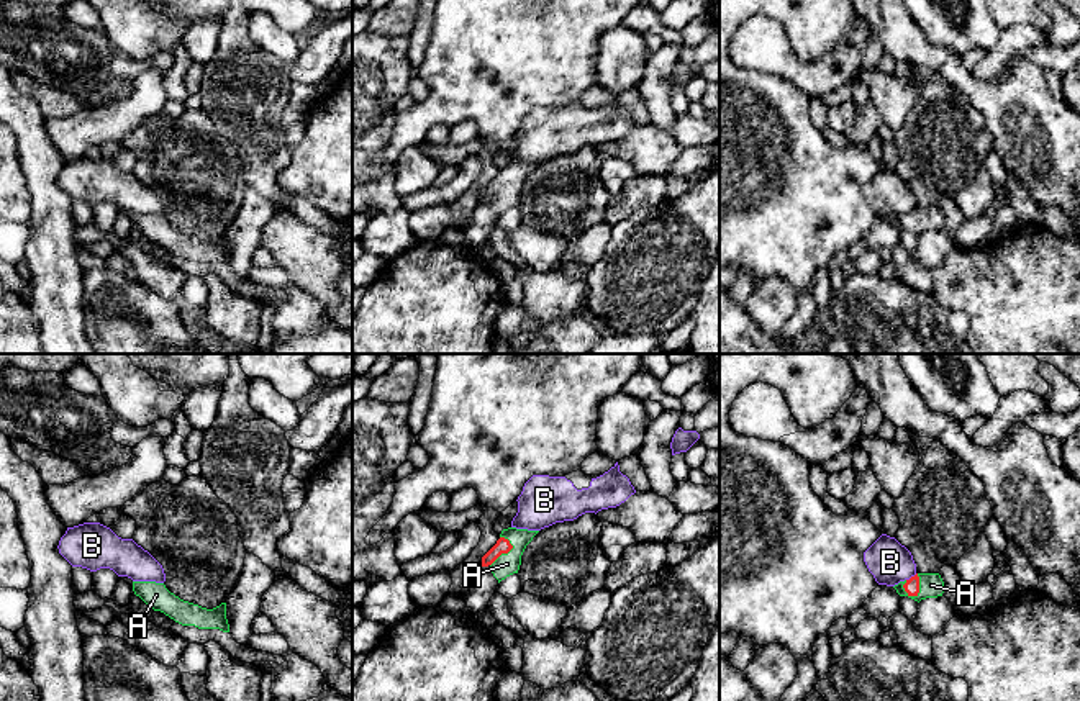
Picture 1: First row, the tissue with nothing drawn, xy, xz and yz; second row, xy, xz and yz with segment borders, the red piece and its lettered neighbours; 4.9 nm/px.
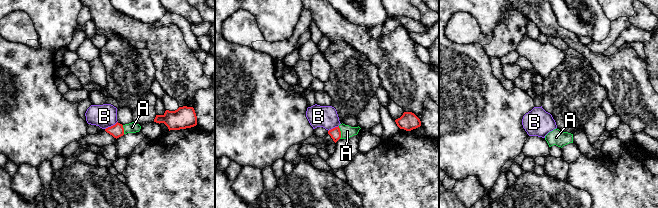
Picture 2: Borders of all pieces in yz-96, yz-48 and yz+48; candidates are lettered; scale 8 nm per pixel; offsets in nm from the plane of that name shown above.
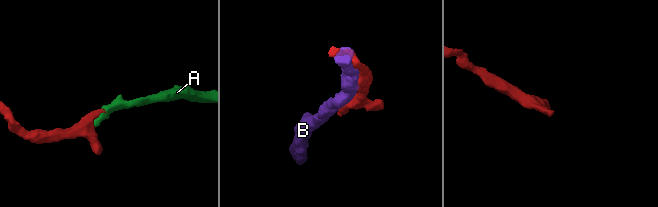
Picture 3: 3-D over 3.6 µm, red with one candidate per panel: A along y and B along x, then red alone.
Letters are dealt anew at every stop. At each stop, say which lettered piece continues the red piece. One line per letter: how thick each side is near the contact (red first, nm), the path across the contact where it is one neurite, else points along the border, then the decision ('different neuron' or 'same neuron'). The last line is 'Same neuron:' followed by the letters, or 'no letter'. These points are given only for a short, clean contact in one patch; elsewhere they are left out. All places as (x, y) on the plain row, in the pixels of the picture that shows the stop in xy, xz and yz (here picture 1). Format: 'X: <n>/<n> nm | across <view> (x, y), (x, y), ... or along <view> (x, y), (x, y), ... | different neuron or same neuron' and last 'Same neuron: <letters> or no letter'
A: 80/120 nm | across yz (912, 220), (918, 221), (931, 218) | same neuron
B: 80/200 nm | different neuron
Same neuron: A

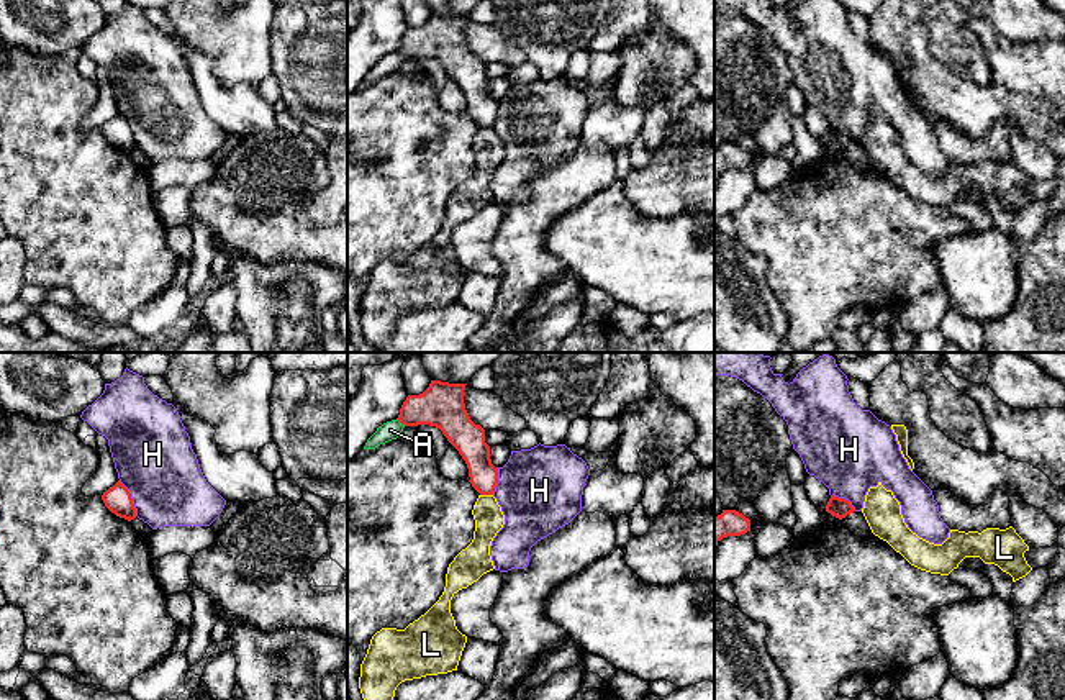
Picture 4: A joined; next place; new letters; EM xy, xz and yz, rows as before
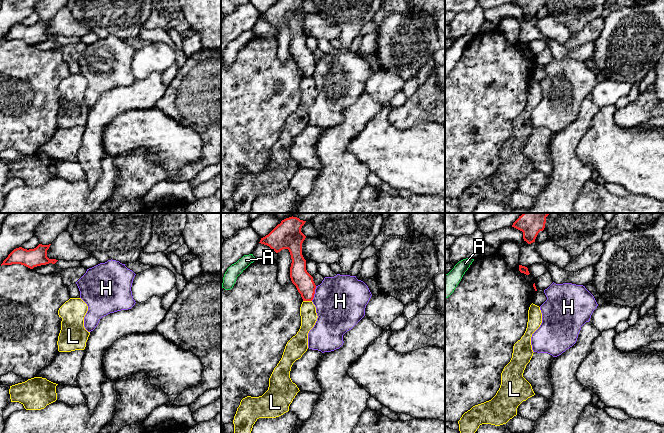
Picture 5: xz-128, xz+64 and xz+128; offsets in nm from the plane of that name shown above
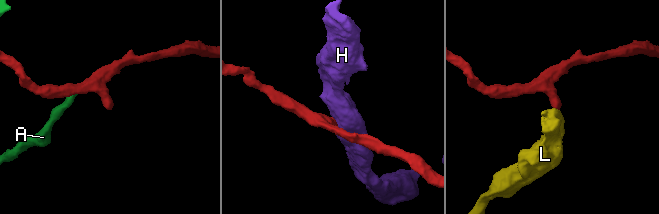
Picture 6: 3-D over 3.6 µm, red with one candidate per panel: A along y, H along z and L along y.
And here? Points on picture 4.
A: 220/90 nm | different neuron
H: 140/380 nm | along xy (118, 113), (128, 123), (136, 148) | different neuron
L: 140/140 nm | along xz (480, 127), (492, 128) | different neuron
Same neuron: no letter

